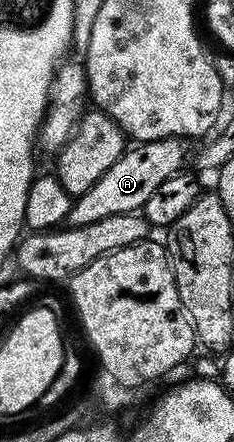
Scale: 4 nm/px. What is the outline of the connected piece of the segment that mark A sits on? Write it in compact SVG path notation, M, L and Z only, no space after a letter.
M172 137L128 146L123 156L113 161L109 170L86 193L74 196L66 226L93 225L93 221L102 221L117 213L142 212L145 201L149 201L150 195L157 190L157 185L161 185L161 181L169 181L169 177L184 170L183 158L187 151L183 148L183 143L182 138Z

